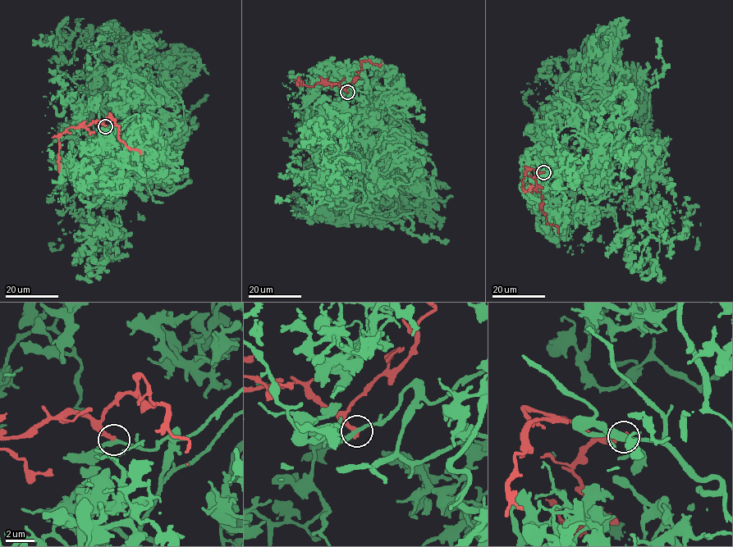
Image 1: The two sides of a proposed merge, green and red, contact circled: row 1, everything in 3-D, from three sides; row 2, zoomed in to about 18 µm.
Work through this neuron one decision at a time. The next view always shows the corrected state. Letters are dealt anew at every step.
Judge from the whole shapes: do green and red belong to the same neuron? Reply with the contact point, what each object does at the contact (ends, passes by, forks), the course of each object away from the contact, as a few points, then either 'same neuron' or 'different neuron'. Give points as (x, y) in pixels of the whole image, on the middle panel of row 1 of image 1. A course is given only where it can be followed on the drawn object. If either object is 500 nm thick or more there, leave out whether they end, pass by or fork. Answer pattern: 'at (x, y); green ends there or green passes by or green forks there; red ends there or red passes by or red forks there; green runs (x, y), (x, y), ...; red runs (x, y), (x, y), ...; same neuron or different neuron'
at (347, 92); green passes by; red ends there; green runs (348, 92), (326, 79), (305, 107), (340, 132), (315, 125), (327, 164), (357, 166), (281, 202); red runs (348, 92), (337, 84), (315, 84), (311, 86), (300, 84), (300, 79), (298, 85), (297, 82); different neuron

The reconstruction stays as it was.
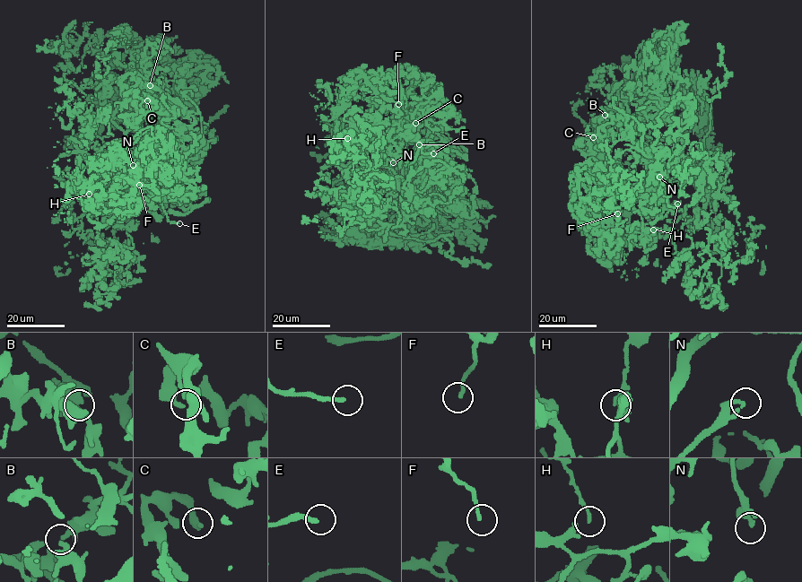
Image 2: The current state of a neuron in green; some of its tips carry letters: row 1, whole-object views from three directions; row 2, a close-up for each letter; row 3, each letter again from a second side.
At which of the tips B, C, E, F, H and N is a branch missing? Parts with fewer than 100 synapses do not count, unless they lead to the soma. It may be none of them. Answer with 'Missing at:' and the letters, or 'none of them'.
Missing at: E

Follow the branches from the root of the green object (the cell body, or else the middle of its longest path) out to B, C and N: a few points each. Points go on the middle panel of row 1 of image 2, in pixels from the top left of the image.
B: (368, 84), (396, 78), (405, 97), (389, 174), (406, 160), (405, 135), (419, 144)
C: (368, 84), (396, 78), (405, 97), (389, 174), (406, 160), (413, 125), (405, 119), (421, 114), (415, 123)
N: (368, 84), (396, 78), (404, 91), (408, 155), (384, 185), (357, 167), (385, 145), (393, 162)

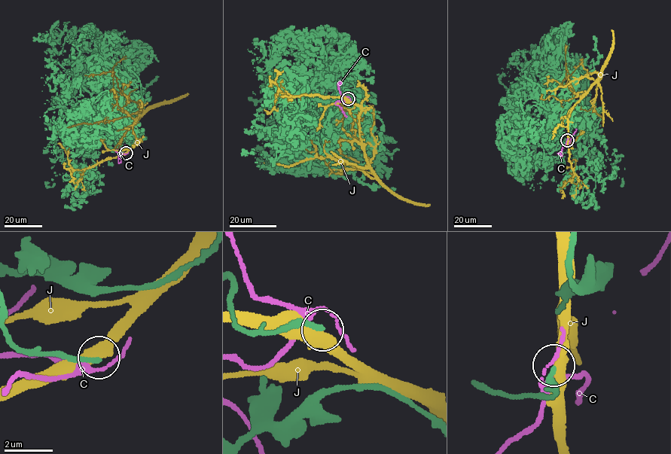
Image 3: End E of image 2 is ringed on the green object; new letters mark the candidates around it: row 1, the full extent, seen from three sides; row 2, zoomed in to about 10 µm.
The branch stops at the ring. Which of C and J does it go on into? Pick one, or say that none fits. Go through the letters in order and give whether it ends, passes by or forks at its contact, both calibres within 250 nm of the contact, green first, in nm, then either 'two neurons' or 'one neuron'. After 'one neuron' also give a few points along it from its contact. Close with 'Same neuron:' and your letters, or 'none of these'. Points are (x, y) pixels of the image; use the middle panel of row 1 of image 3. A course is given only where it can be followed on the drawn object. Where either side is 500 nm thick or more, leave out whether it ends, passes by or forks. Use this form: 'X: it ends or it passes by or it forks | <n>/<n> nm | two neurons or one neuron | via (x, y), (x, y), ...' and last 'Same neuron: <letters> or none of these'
C: it forks | 280/200 nm | two neurons
J: 280/550 nm | two neurons
Same neuron: none of these

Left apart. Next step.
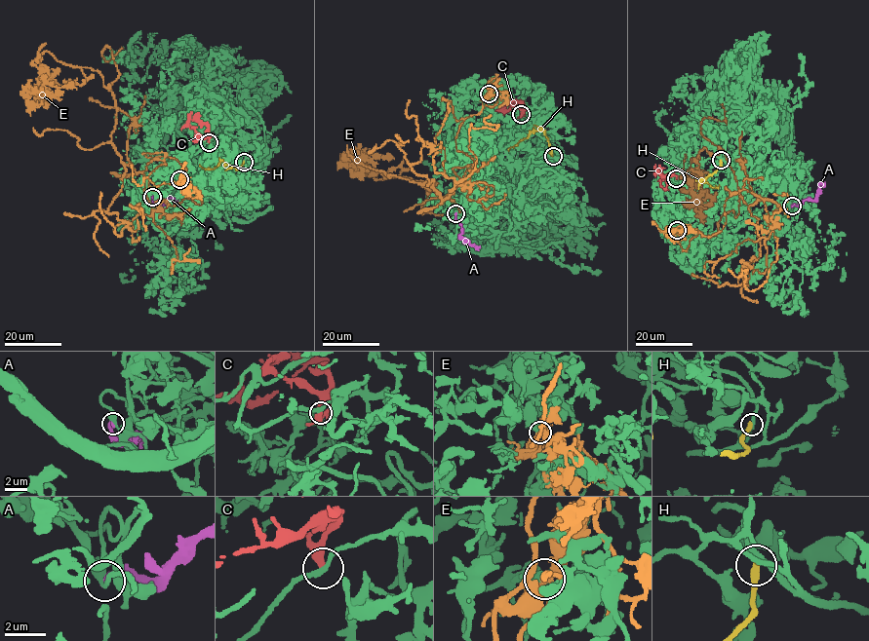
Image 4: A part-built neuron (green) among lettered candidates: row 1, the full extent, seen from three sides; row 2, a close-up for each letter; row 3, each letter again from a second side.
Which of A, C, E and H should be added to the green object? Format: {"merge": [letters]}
{"merge": ["C"]}

